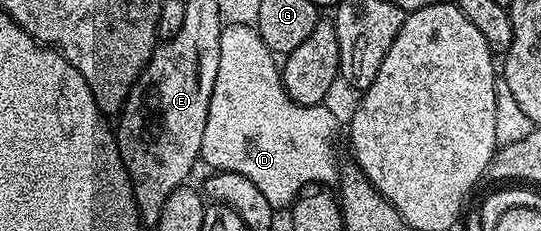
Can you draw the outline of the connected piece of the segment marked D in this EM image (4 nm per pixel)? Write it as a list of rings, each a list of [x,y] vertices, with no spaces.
[[[254,24],[226,25],[221,31],[221,59],[217,63],[217,83],[213,83],[213,95],[209,99],[209,115],[205,119],[205,135],[201,139],[200,158],[212,170],[221,173],[233,171],[237,175],[245,175],[245,179],[251,180],[263,192],[265,199],[269,199],[269,203],[274,209],[277,211],[286,210],[307,185],[318,183],[331,187],[338,182],[339,169],[337,168],[337,164],[335,165],[335,149],[331,146],[335,141],[335,113],[333,110],[327,108],[326,104],[298,105],[297,103],[293,103],[293,99],[289,99],[289,95],[283,86],[283,78],[280,66],[277,64],[276,54],[272,53],[268,45],[263,42],[258,28]]]

